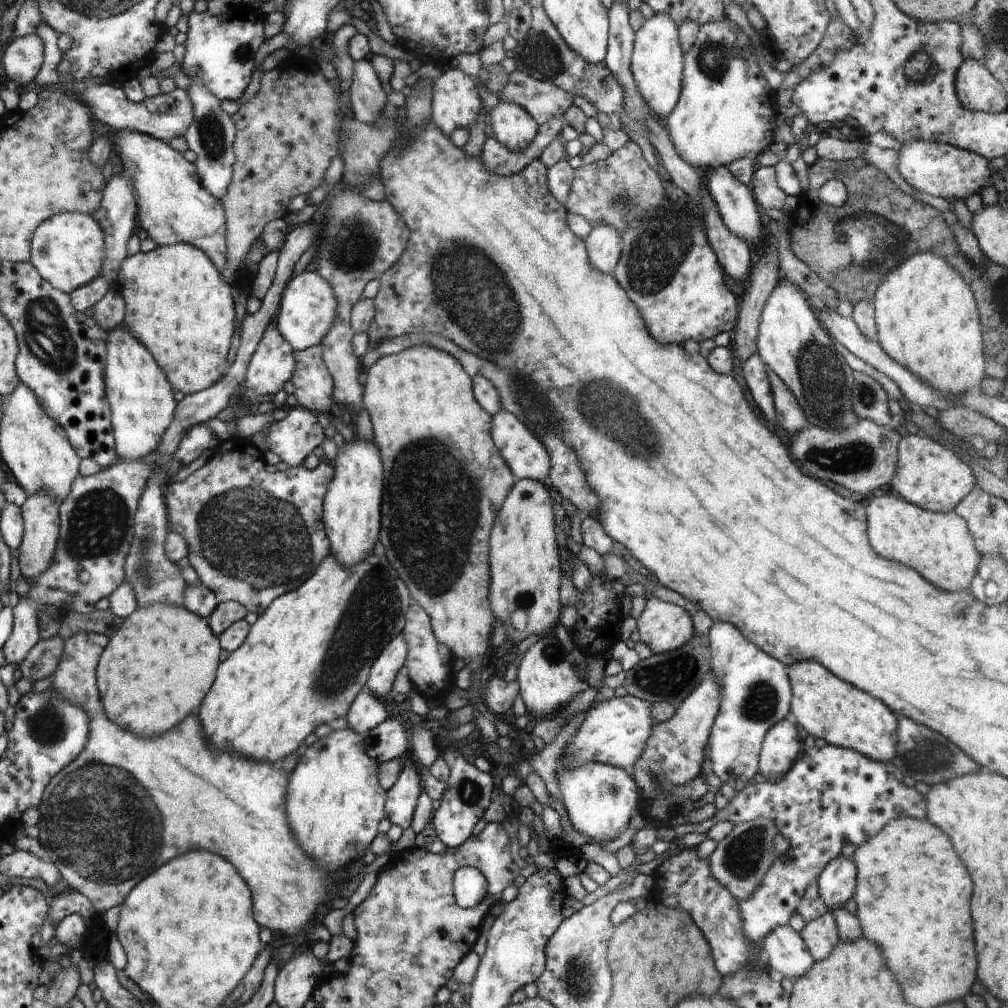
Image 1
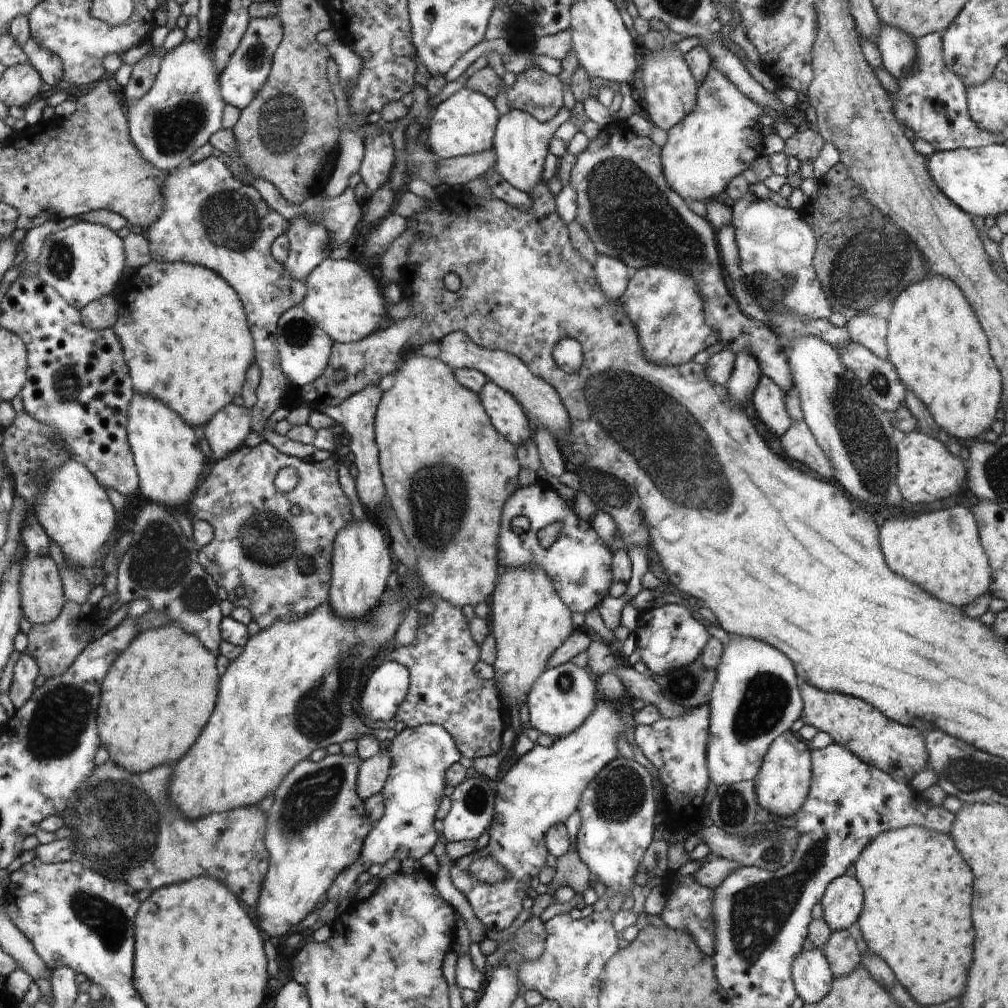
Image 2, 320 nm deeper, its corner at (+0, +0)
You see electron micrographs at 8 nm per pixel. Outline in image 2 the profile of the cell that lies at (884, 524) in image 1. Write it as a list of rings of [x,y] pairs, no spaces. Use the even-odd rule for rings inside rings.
[[[956,505],[916,518],[888,518],[879,528],[879,543],[893,573],[916,583],[942,602],[963,608],[989,590],[991,568],[970,508]]]

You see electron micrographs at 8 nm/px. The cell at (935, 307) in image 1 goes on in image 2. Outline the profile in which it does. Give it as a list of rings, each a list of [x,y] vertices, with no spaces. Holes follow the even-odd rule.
[[[936,275],[922,279],[920,282],[908,285],[906,290],[903,290],[892,303],[887,304],[887,308],[890,308],[890,316],[887,317],[887,349],[889,352],[889,361],[894,365],[900,380],[910,389],[931,412],[933,419],[940,429],[943,429],[944,435],[950,439],[955,438],[963,444],[973,442],[980,439],[992,426],[992,423],[996,420],[996,411],[1000,407],[1001,394],[1003,391],[1003,382],[1001,379],[1000,371],[997,364],[992,358],[989,349],[989,340],[984,332],[984,329],[979,323],[978,317],[972,310],[970,303],[966,300],[964,293],[952,282],[950,279],[943,276]]]

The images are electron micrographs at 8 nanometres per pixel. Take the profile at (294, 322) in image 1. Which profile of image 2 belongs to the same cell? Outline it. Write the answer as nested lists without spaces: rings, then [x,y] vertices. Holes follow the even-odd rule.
[[[328,256],[307,276],[304,310],[328,333],[333,342],[356,342],[378,331],[386,316],[386,298],[376,278],[360,264]]]

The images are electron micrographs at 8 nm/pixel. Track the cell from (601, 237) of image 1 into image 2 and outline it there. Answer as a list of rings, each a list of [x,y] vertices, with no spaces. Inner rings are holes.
[[[598,254],[593,269],[607,297],[616,301],[625,293],[632,274],[621,260]]]

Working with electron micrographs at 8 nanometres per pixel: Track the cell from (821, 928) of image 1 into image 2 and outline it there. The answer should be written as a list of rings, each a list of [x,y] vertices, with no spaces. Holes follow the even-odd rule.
[[[846,929],[832,931],[822,952],[834,977],[846,976],[861,965],[861,954],[856,947],[856,941]]]

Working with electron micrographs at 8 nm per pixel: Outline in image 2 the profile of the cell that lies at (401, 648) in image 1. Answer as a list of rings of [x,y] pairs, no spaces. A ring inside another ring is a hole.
[[[384,661],[378,664],[366,685],[366,692],[359,704],[362,720],[385,724],[396,716],[400,704],[408,696],[408,669],[397,661]]]

